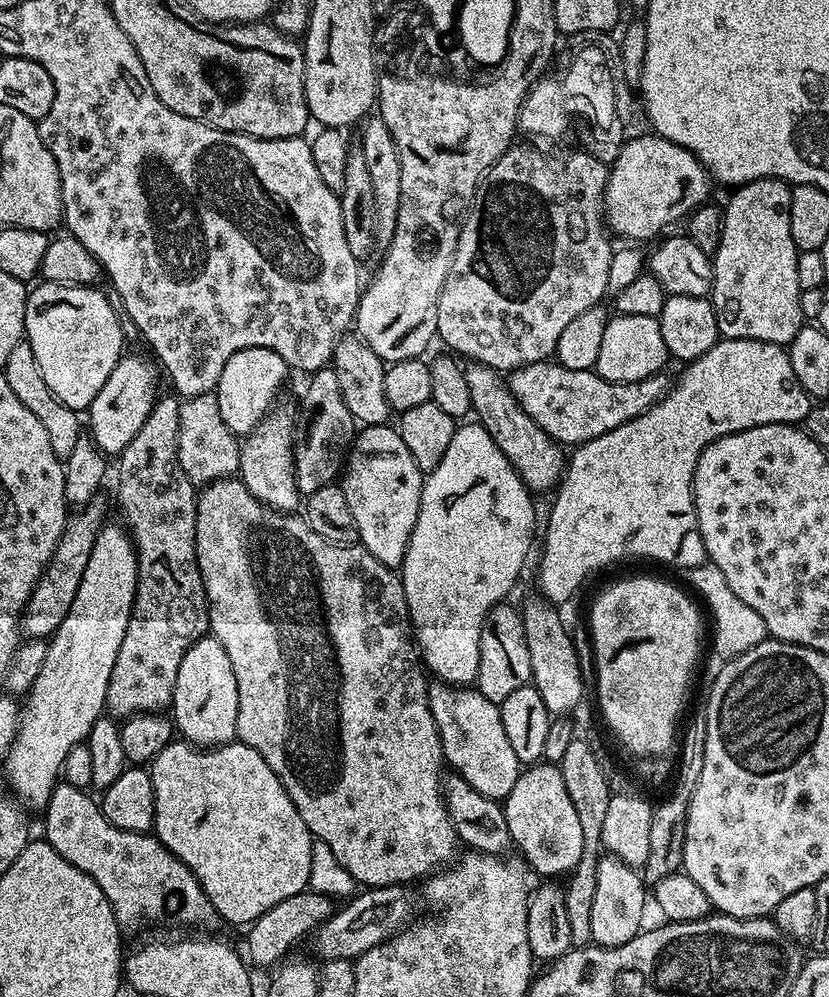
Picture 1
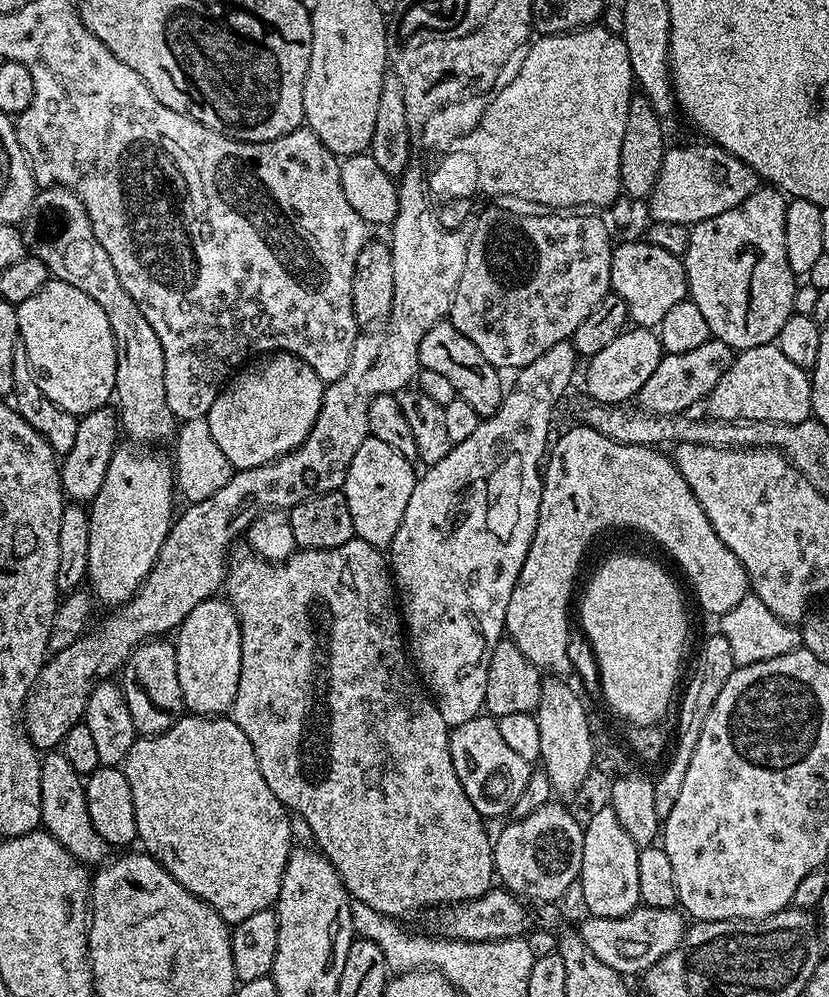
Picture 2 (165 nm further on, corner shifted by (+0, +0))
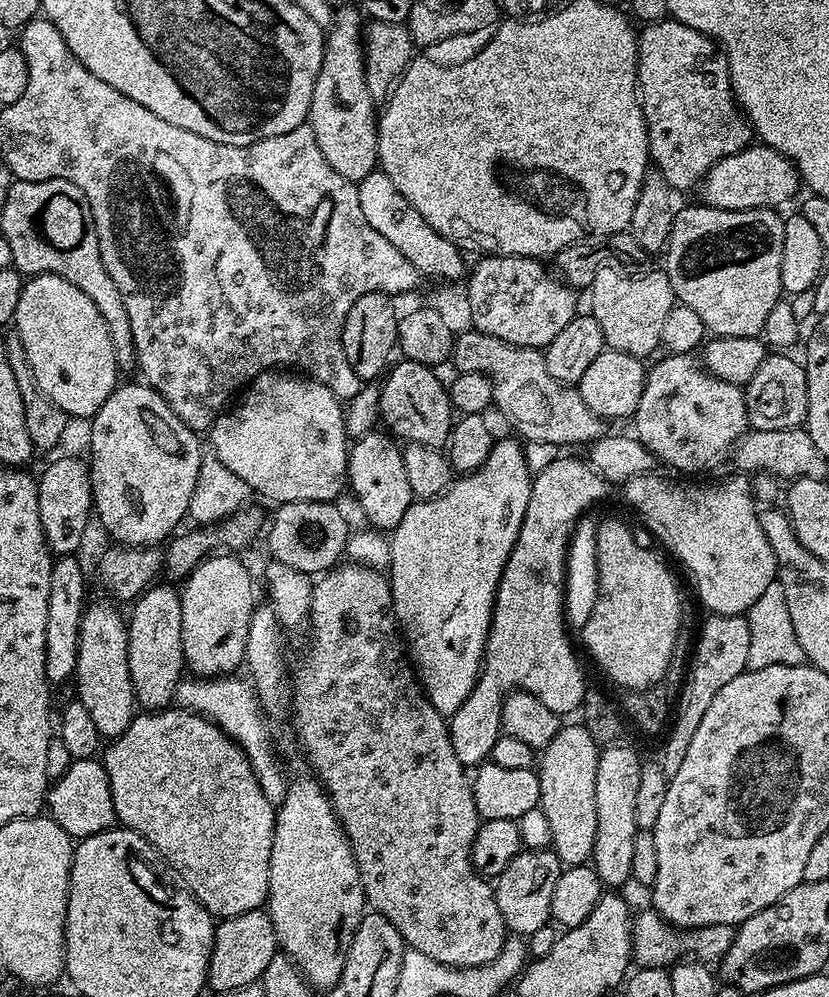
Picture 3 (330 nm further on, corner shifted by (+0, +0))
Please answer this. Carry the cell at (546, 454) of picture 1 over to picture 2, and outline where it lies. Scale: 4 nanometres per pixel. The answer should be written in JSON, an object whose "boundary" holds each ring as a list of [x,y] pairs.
{"boundary":[[[447,319],[440,320],[430,330],[426,330],[426,338],[422,338],[422,346],[418,348],[418,358],[423,370],[438,370],[438,374],[444,375],[454,385],[457,397],[470,406],[481,418],[492,416],[504,401],[505,385],[500,385],[501,369],[495,368],[490,362],[486,362],[485,356],[478,351],[478,346],[462,334]]]}

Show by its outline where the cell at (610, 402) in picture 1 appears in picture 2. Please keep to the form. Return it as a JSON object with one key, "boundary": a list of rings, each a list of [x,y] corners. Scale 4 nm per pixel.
{"boundary":[[[709,338],[695,350],[686,350],[686,354],[665,354],[660,357],[658,370],[650,374],[650,379],[642,385],[642,390],[634,397],[642,412],[651,416],[679,416],[692,410],[696,403],[707,401],[709,394],[718,386],[722,374],[732,365],[734,349],[726,342]]]}

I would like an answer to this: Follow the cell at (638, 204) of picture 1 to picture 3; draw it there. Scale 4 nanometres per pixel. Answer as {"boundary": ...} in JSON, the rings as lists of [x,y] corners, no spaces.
{"boundary":[[[759,142],[743,148],[738,154],[722,158],[703,178],[698,192],[705,205],[722,210],[751,208],[779,209],[796,191],[801,191],[800,173],[782,153]]]}

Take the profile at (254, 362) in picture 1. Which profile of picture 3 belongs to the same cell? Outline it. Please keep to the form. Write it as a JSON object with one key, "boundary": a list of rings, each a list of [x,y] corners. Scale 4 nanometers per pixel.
{"boundary":[[[269,370],[254,377],[239,399],[221,412],[212,424],[210,452],[218,458],[218,462],[222,462],[222,466],[234,470],[234,474],[238,474],[238,478],[242,478],[255,495],[257,492],[268,500],[276,500],[277,505],[332,502],[343,488],[345,491],[348,474],[350,437],[344,426],[344,414],[341,400],[322,382],[288,370]]]}

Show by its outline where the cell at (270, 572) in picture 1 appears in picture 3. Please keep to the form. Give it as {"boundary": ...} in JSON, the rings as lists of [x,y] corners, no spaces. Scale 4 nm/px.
{"boundary":[[[344,562],[339,566],[331,569],[327,574],[321,575],[319,579],[312,585],[312,615],[310,617],[310,633],[312,632],[312,645],[308,648],[308,653],[304,656],[304,661],[297,668],[294,668],[292,681],[292,714],[291,719],[296,720],[296,736],[300,739],[300,744],[304,747],[304,756],[308,759],[311,771],[317,780],[320,781],[325,792],[328,794],[329,800],[332,801],[332,807],[336,810],[336,816],[340,820],[340,825],[344,827],[344,833],[348,835],[348,841],[352,847],[352,853],[356,859],[358,866],[358,874],[362,878],[362,886],[367,903],[371,905],[375,911],[382,913],[386,918],[390,918],[390,922],[394,922],[394,926],[398,930],[398,934],[402,934],[405,945],[414,950],[422,950],[422,954],[426,954],[429,958],[434,958],[434,962],[442,962],[446,966],[454,966],[455,968],[473,968],[479,964],[490,964],[494,958],[498,958],[498,954],[502,950],[506,939],[506,929],[504,927],[504,919],[498,910],[498,902],[496,901],[496,893],[493,885],[489,883],[484,876],[473,867],[472,864],[472,848],[475,846],[475,836],[479,832],[482,823],[476,803],[474,802],[474,794],[472,793],[472,785],[470,776],[466,773],[466,766],[462,762],[458,762],[458,754],[454,754],[454,746],[452,745],[452,734],[450,724],[445,717],[441,716],[438,710],[434,710],[434,706],[428,701],[424,695],[424,689],[420,686],[420,681],[414,675],[414,669],[410,663],[409,657],[406,655],[406,645],[400,635],[400,630],[396,622],[396,615],[392,609],[392,585],[385,573],[379,568],[369,568],[363,564],[355,562]]]}

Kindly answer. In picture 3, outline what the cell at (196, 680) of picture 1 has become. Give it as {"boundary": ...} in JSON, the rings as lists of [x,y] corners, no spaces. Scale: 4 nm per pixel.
{"boundary":[[[235,555],[209,556],[183,581],[180,605],[184,663],[187,671],[196,678],[227,676],[244,664],[250,618],[256,609],[258,597],[252,589],[252,576],[247,566],[232,556]]]}

